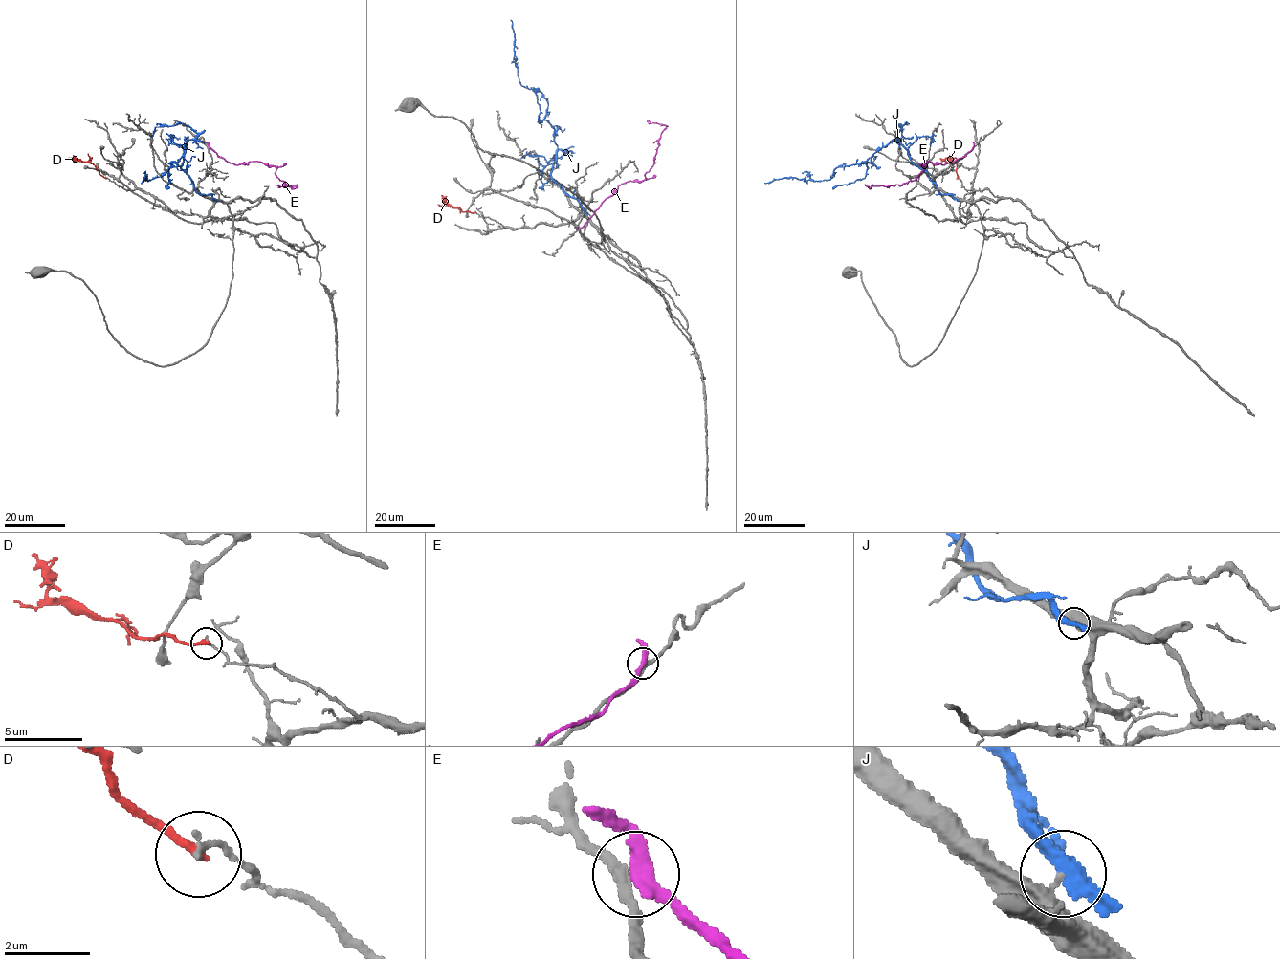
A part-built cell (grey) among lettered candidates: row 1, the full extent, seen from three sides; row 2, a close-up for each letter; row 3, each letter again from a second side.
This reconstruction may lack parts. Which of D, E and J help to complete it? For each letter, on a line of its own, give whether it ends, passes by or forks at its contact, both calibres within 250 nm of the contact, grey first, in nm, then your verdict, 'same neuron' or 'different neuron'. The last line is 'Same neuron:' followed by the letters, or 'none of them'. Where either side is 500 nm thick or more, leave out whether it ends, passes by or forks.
D: it ends | 140/220 nm | different neuron
E: it passes by | 240/320 nm | different neuron
J: it passes by | 360/280 nm | different neuron
Same neuron: none of them

